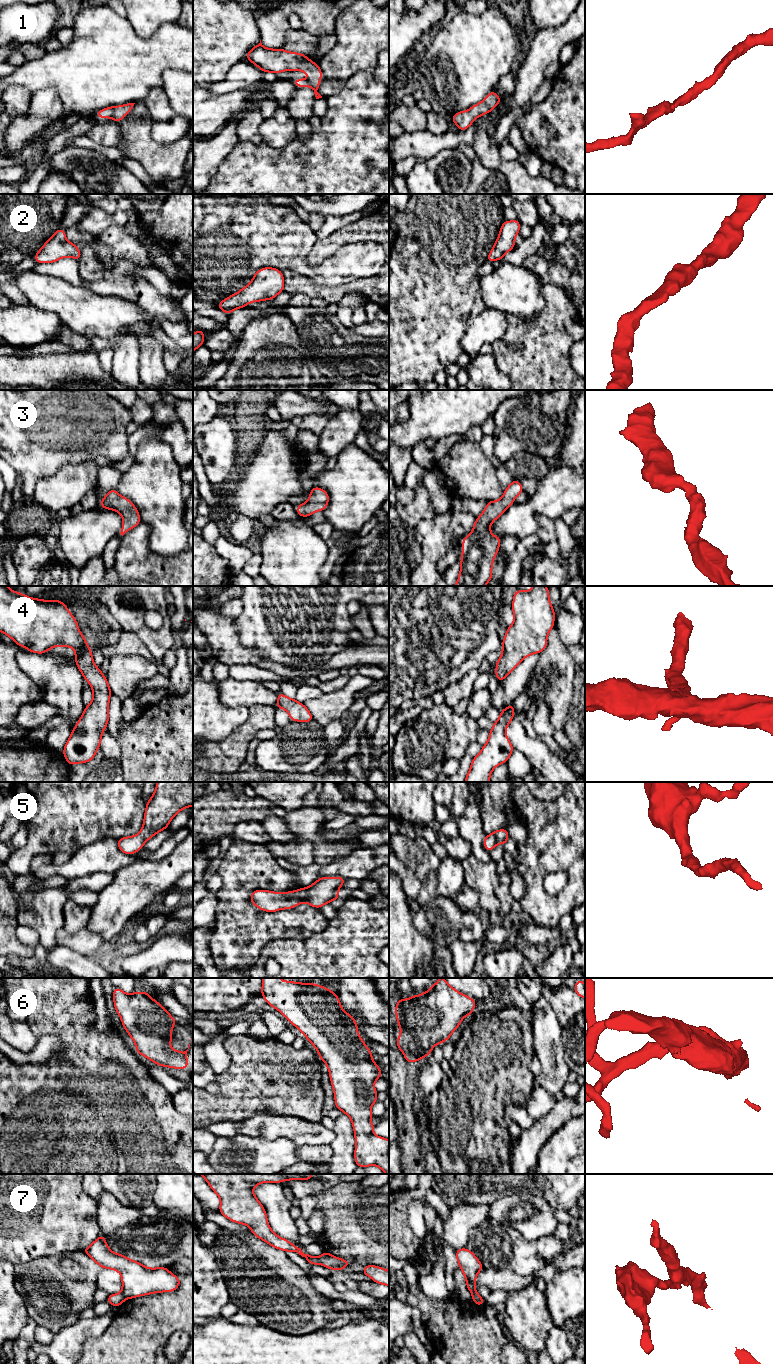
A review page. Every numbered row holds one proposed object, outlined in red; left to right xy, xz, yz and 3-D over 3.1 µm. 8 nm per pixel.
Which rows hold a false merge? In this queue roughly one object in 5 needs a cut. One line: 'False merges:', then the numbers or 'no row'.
False merges: 7

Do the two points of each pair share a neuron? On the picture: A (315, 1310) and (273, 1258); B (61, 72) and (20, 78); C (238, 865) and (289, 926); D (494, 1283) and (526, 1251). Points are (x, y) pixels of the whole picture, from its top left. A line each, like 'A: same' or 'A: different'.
A: same
B: same
C: same
D: different

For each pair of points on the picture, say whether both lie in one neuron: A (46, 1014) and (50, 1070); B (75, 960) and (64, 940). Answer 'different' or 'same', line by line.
A: same
B: different

